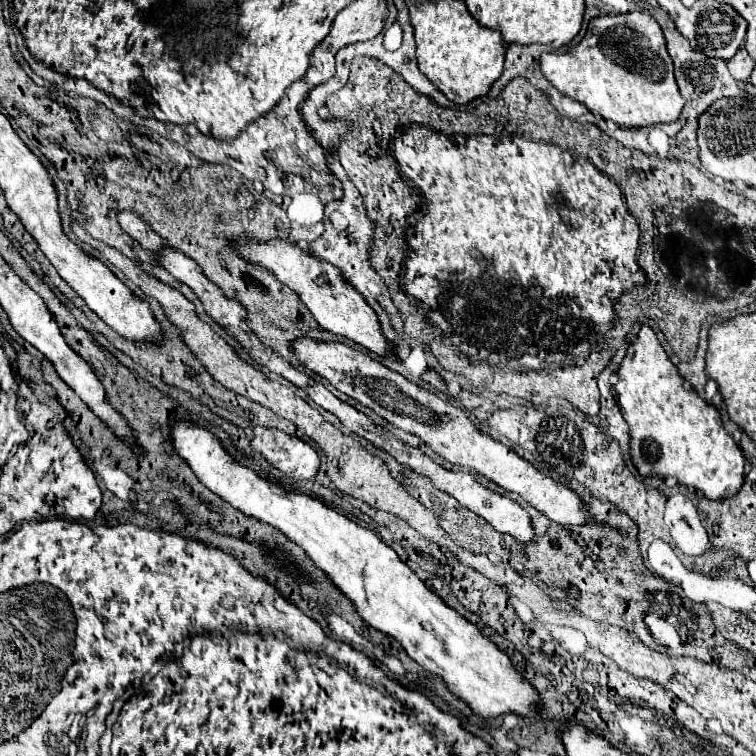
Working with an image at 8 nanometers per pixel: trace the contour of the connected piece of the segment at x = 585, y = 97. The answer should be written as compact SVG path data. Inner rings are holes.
M645 11L591 19L585 37L573 49L559 55L541 55L541 71L563 95L577 99L593 115L611 119L621 127L677 121L685 105L673 77L673 61L667 53L661 27Z

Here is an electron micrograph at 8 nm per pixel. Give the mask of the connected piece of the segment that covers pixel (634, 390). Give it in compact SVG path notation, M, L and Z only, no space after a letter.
M641 325L639 333L627 347L627 355L619 365L619 383L615 385L617 401L621 405L623 417L631 427L631 459L641 475L659 475L663 479L673 477L683 487L693 487L701 491L707 499L725 499L739 491L745 479L745 457L739 443L725 431L721 415L715 405L707 403L693 391L687 381L679 375L677 367L671 363L661 341L649 325Z

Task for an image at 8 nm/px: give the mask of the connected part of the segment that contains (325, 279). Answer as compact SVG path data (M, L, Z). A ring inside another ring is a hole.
M271 239L267 243L243 243L235 247L239 255L243 255L247 261L263 265L269 269L281 283L291 287L295 293L299 293L301 301L307 305L307 309L313 313L317 323L335 333L351 339L353 343L365 347L367 351L373 351L381 357L395 357L395 343L383 337L381 325L377 319L377 313L371 309L371 305L365 301L365 297L351 287L351 283L343 277L343 273L333 267L331 263L315 257L309 251L301 251L295 243L287 243L281 239Z

